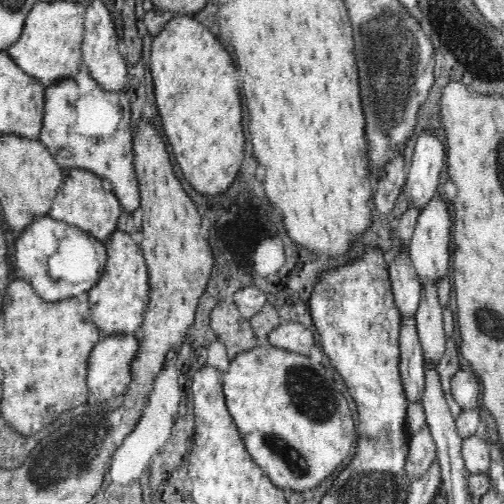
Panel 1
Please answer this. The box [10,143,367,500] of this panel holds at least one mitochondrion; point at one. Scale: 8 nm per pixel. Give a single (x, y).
(73, 457)

